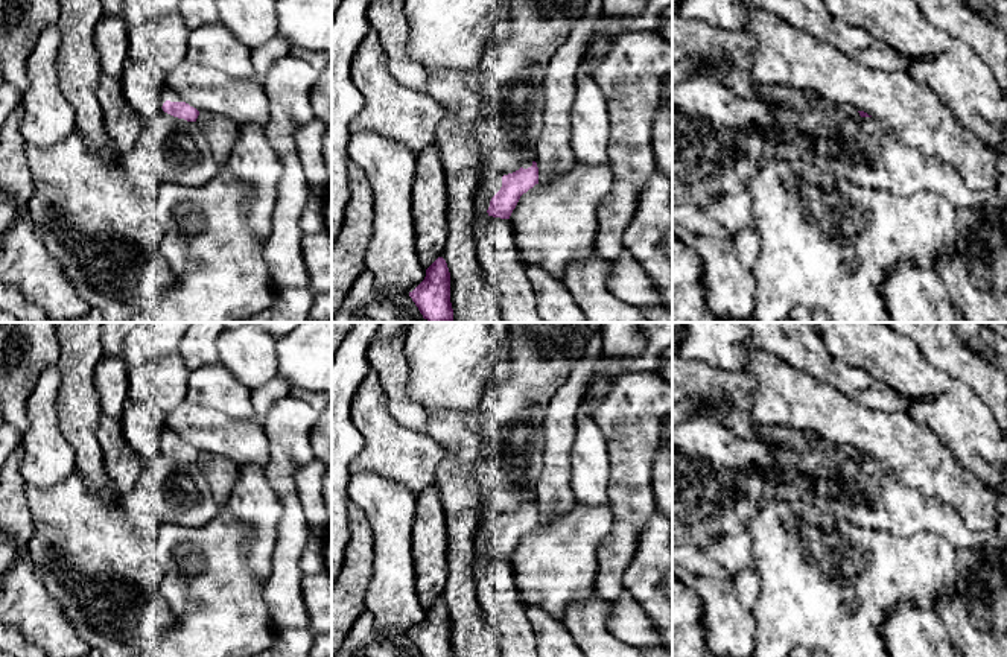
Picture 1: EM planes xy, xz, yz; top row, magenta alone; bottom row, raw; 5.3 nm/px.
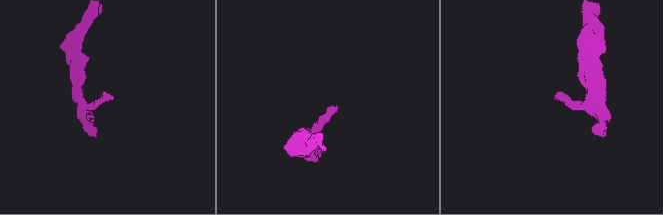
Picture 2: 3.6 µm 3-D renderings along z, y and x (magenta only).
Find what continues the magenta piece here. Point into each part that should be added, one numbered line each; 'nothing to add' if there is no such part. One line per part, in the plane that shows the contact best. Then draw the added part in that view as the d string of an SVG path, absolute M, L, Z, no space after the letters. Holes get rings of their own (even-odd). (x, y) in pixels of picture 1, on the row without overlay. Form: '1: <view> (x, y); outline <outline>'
1: xy (166, 434); outline M164 426L161 430L161 447L166 441L184 443L173 430L170 430L167 426Z

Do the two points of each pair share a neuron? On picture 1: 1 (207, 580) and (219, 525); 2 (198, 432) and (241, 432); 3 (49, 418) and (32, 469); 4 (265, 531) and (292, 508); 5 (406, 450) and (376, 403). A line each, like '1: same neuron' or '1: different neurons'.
1: same neuron
2: same neuron
3: same neuron
4: different neurons
5: same neuron

